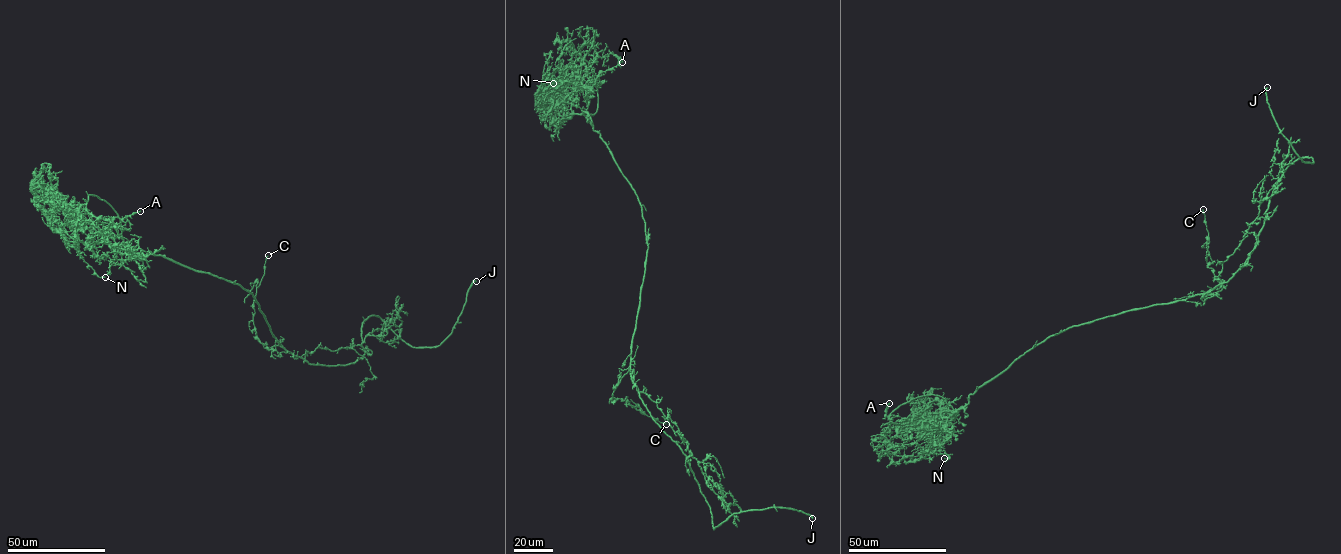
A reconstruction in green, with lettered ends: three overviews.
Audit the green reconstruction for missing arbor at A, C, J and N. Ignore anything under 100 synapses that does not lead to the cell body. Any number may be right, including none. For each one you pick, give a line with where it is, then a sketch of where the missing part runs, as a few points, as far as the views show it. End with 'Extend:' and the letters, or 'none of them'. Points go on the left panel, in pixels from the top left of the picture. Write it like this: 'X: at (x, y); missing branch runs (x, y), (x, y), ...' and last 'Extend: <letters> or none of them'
J: at (476, 281)
Extend: J

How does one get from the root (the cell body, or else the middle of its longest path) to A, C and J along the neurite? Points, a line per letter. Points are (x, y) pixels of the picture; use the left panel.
A: (262, 314), (238, 284), (161, 254), (127, 251), (111, 206), (92, 194), (86, 205), (111, 223), (140, 211)
C: (262, 314), (281, 346), (269, 350), (261, 343), (252, 319), (252, 305), (268, 255)
J: (262, 314), (288, 352), (345, 366), (364, 354), (361, 328), (372, 316), (413, 346), (440, 345), (476, 281)

